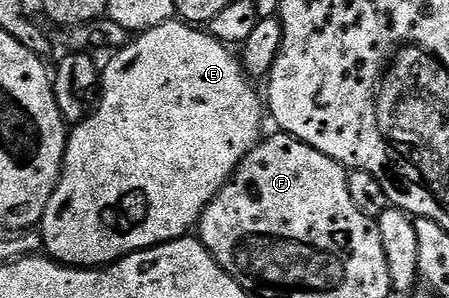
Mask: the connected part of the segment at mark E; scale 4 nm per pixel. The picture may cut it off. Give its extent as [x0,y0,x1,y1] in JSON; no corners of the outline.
[40,19,266,269]

